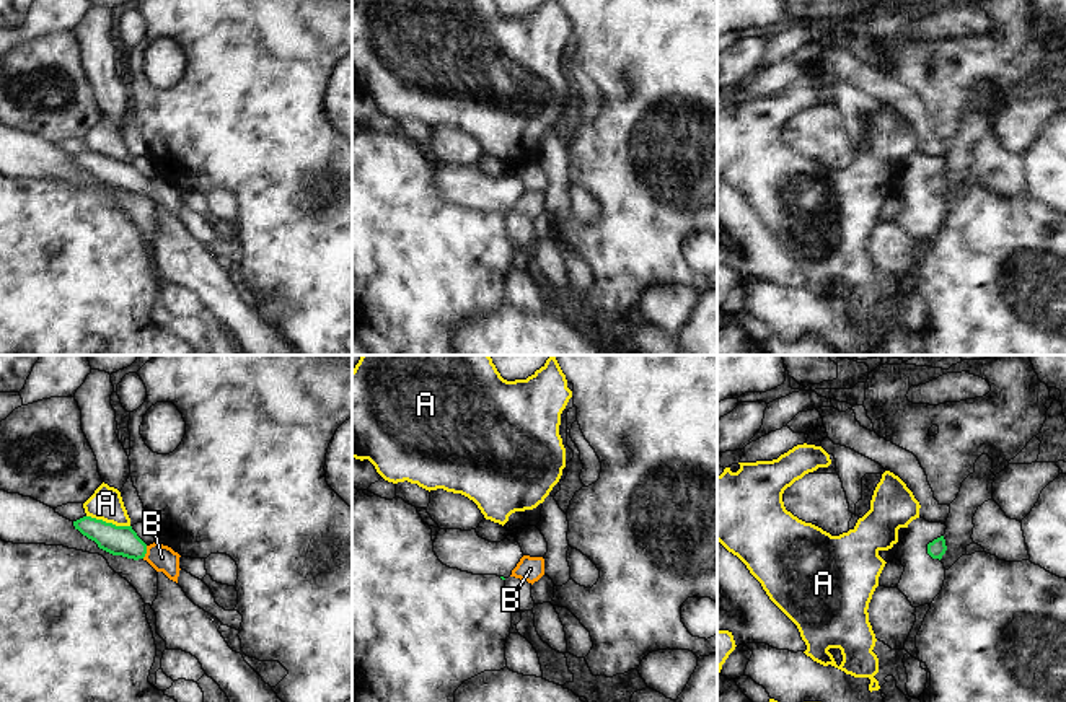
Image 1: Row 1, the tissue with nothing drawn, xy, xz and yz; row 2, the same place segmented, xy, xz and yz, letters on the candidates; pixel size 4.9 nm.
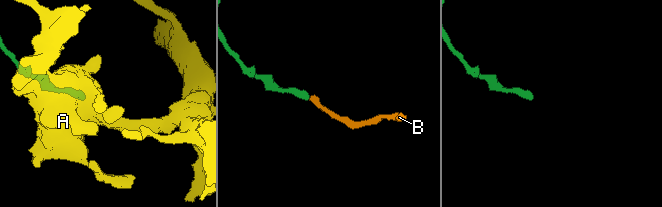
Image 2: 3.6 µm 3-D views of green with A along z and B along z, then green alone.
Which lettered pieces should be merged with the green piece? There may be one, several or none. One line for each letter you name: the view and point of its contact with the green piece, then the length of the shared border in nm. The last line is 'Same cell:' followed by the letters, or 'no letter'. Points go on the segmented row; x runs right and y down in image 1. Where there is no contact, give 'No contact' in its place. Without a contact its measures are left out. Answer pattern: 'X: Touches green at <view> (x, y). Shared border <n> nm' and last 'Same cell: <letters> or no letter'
B: Touches green at xy (145, 552). Shared border 70 nm
Same cell: B

